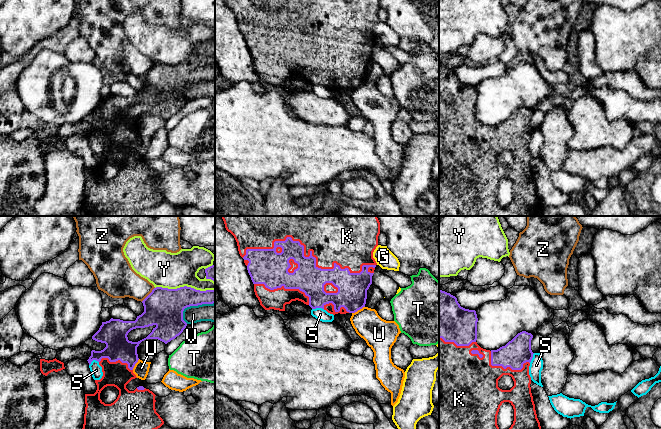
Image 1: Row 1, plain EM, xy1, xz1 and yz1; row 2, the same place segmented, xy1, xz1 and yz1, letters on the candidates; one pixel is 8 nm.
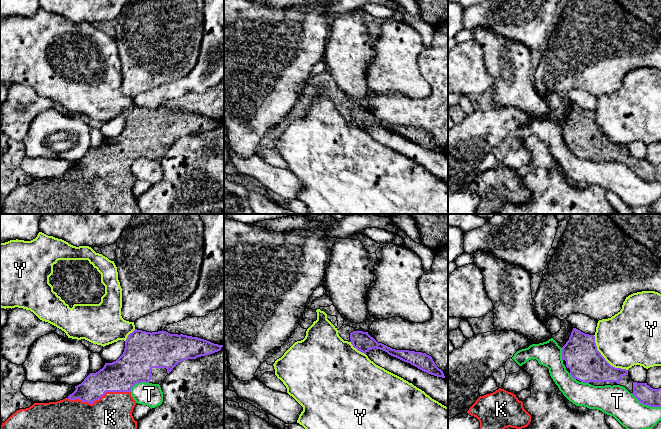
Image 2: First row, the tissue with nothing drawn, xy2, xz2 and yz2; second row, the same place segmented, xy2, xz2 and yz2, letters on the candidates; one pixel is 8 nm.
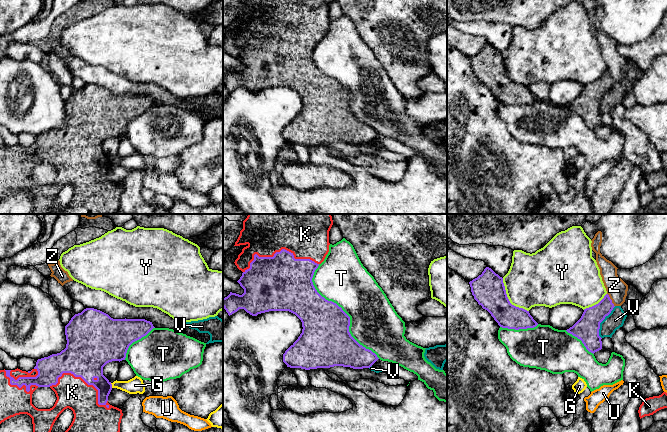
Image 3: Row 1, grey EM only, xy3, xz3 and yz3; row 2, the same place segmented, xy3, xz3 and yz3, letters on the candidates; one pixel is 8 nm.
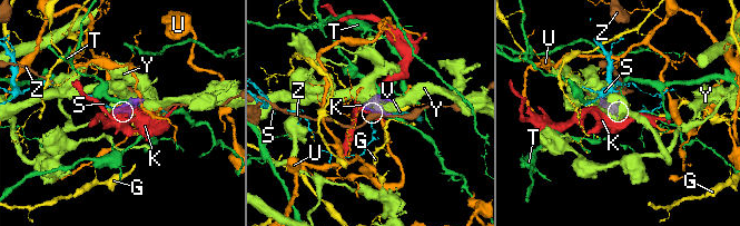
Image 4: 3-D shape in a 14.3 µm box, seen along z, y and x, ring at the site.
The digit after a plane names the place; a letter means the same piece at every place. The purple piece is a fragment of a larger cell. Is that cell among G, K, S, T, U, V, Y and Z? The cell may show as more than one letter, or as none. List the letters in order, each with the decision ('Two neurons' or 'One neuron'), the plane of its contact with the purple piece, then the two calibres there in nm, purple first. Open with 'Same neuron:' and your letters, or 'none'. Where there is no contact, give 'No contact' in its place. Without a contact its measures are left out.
Same neuron: K
G: Two neurons. Touches purple in xy3. Thickness 240 nm (purple) against 130 nm
K: One neuron. Touches purple in xz1. Thickness 240 nm (purple) against 320 nm
S: Two neurons. Touches purple in xz1. Thickness 240 nm (purple) against 100 nm
T: Two neurons. Touches purple in xz3. Thickness 380 nm (purple) against 400 nm
U: Two neurons. Touches purple in xz1. Thickness 240 nm (purple) against 240 nm
V: Two neurons. Touches purple in xy1. Thickness 320 nm (purple) against 150 nm
Y: Two neurons. Touches purple in xy1. Thickness 320 nm (purple) against 300 nm
Z: Two neurons. Touches purple in xy1. Thickness 320 nm (purple) against 260 nm

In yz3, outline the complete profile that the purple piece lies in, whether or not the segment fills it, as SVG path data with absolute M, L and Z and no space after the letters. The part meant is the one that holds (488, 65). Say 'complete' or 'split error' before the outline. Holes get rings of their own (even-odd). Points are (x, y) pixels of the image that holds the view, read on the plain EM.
complete; M486 43L482 50L469 60L474 75L491 90L500 103L519 106L538 101L529 87L510 79L503 54L491 44Z

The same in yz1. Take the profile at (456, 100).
split error; M439 65L439 216L537 216L542 205L535 186L535 180L530 163L531 153L529 151L529 142L534 130L531 126L531 116L533 111L526 107L522 107L505 122L502 122L497 126L490 127L481 124L476 118L477 98L478 94L475 86L469 86L461 83L455 72ZM503 151L511 152L514 157L514 162L510 166L502 166L498 163L498 156ZM504 178L509 178L513 182L514 197L509 205L500 206L497 201L497 191L500 182Z

